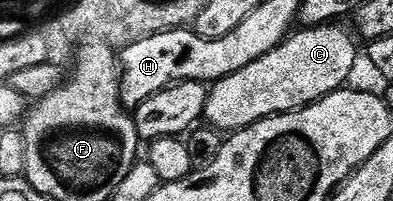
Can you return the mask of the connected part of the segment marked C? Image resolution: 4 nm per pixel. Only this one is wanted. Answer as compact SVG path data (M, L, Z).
M343 24L296 29L273 52L265 52L249 68L241 68L241 72L233 72L210 87L206 121L220 132L243 130L274 114L300 110L344 89L350 83L347 81L355 70L355 61L361 58L361 50L355 47L356 35L351 34Z

